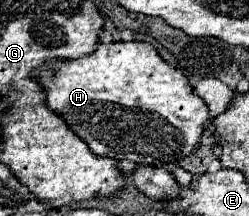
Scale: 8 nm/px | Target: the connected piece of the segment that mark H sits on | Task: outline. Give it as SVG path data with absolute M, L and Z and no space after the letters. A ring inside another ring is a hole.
M114 41L114 43L98 43L96 45L96 51L82 57L82 59L72 59L72 61L50 61L50 63L44 63L40 67L36 67L32 71L32 77L40 81L40 85L44 87L44 95L46 95L46 107L50 111L56 111L58 117L62 117L66 121L66 125L82 139L86 141L86 145L90 147L90 151L94 155L100 155L100 157L112 157L112 159L128 159L128 161L134 161L134 163L140 163L140 165L168 165L168 163L178 163L180 159L188 157L192 151L194 151L194 145L200 141L200 135L202 135L202 127L204 123L208 123L210 115L208 115L208 107L204 105L204 101L192 91L188 79L178 71L174 69L172 65L168 65L158 53L156 49L150 45L150 43L144 43L144 41Z

